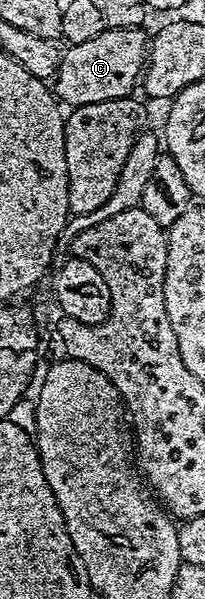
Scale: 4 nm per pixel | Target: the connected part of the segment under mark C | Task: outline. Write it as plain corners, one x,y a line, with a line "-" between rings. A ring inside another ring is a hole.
142,28
138,29
104,29
101,35
87,40
80,45
67,45
62,50
59,59
59,70
55,73
53,92
60,102
67,107
78,107
89,103
105,103
118,97
128,96
131,88
138,86
141,74
145,68
147,51
149,48
148,34
143,34

